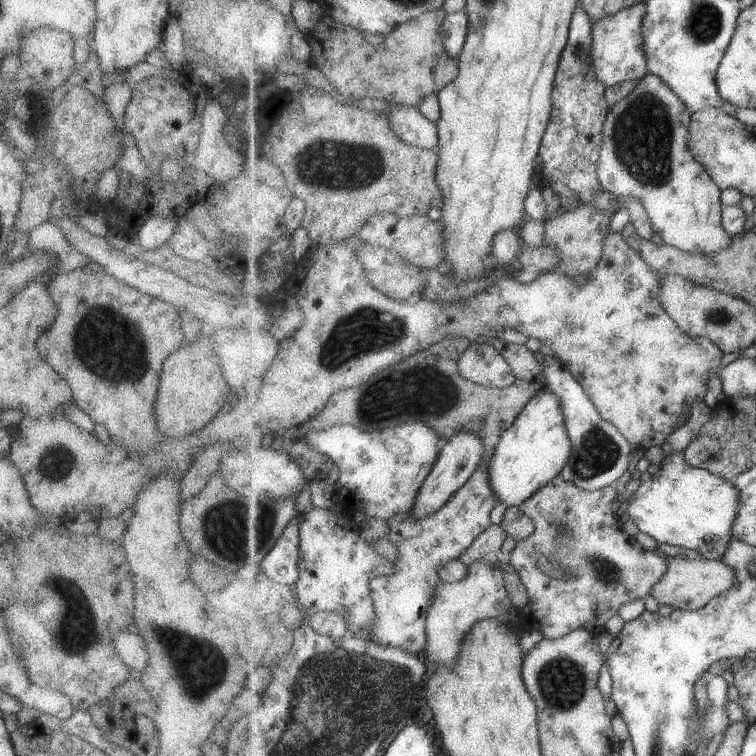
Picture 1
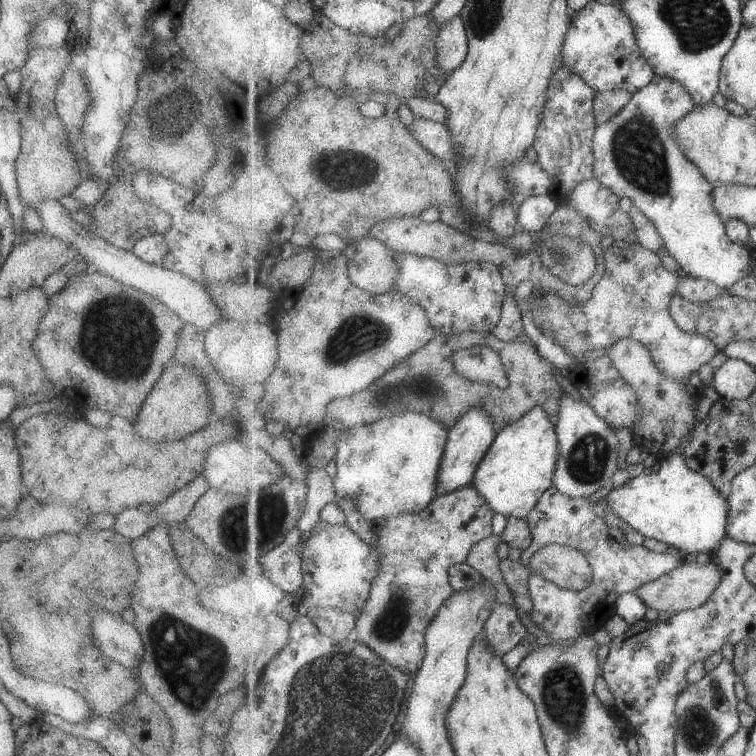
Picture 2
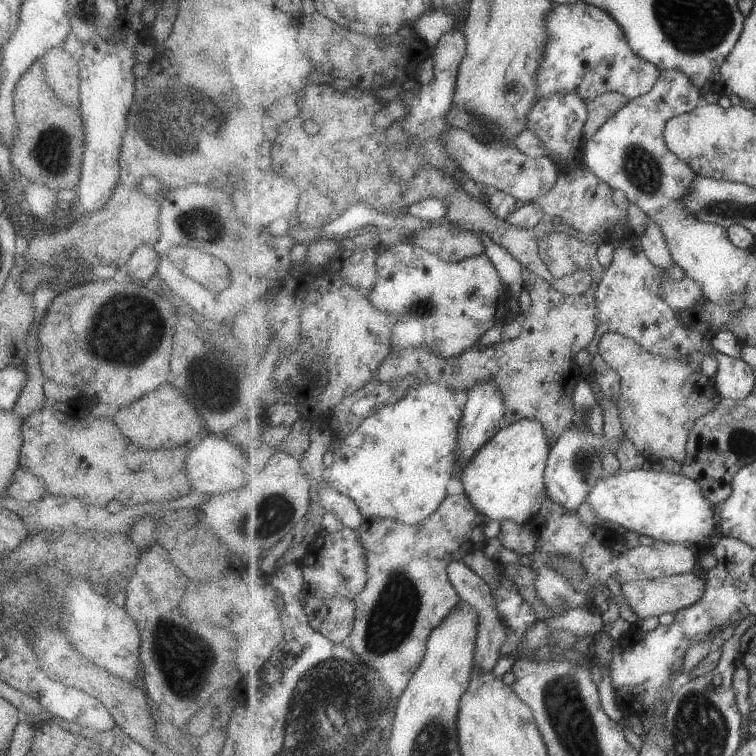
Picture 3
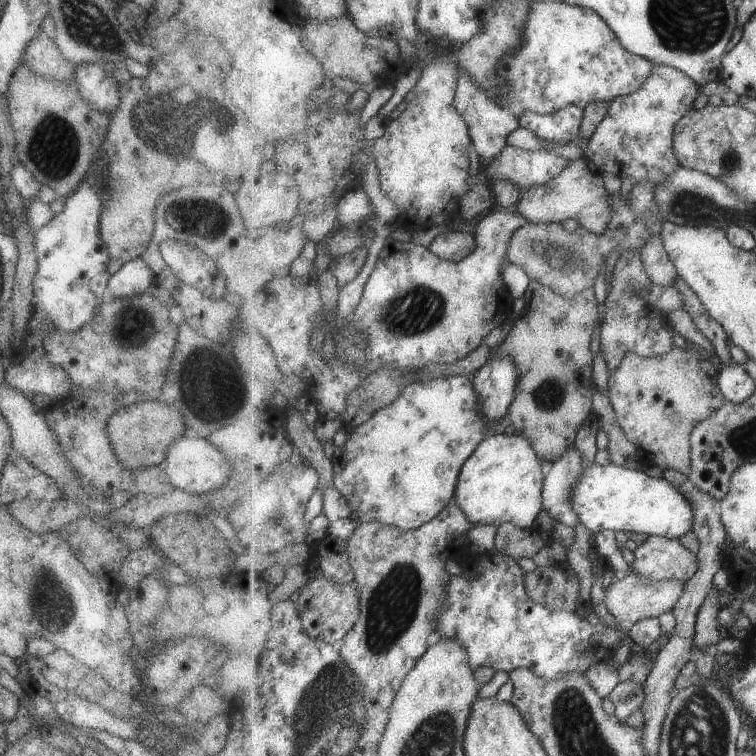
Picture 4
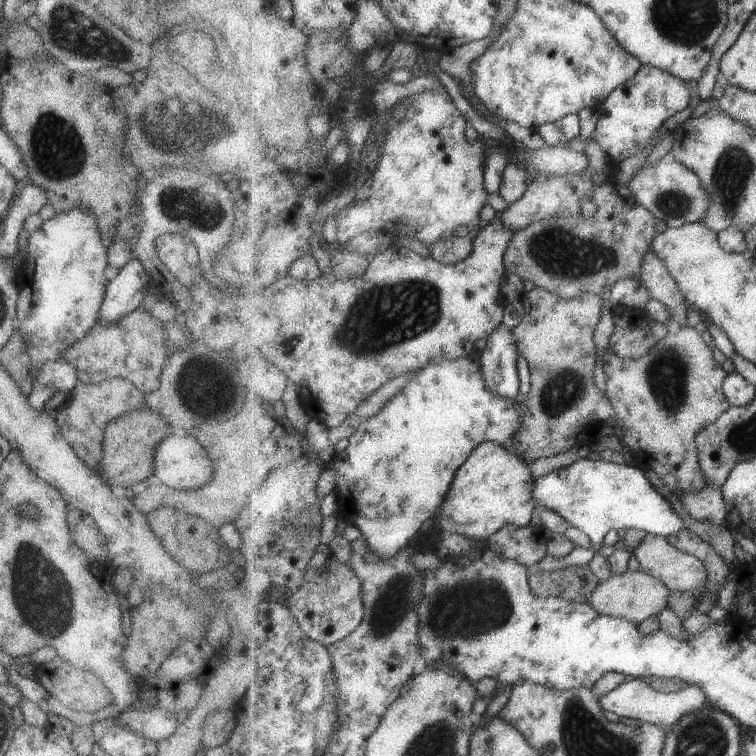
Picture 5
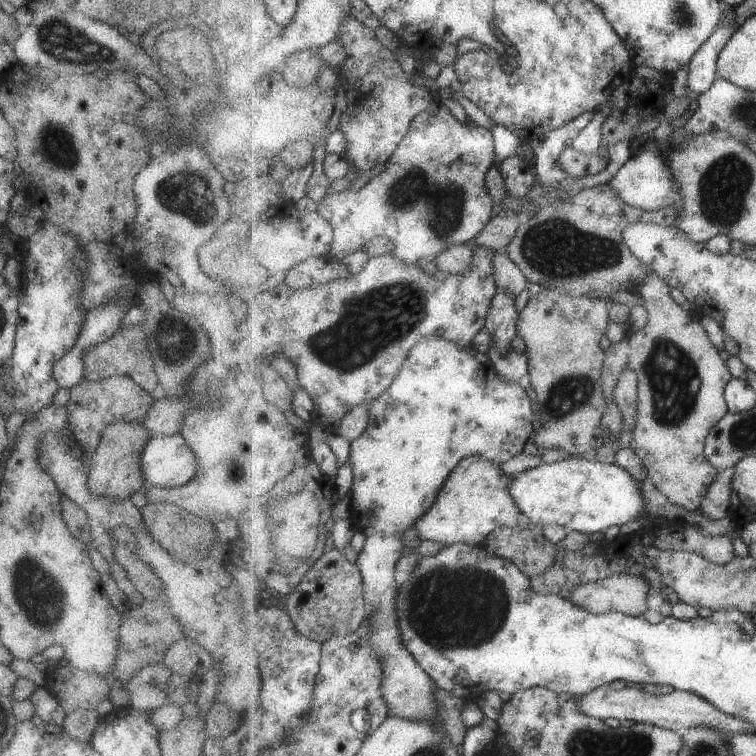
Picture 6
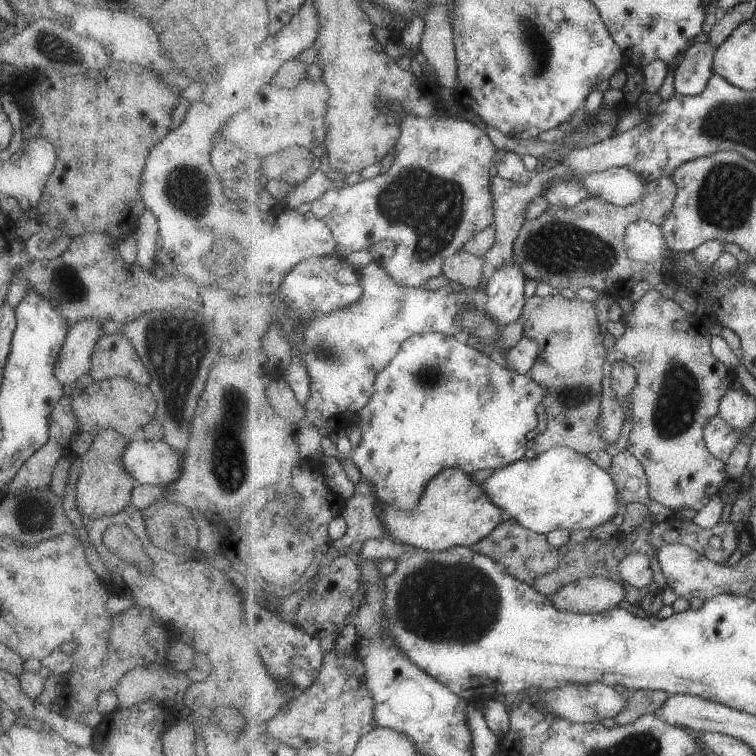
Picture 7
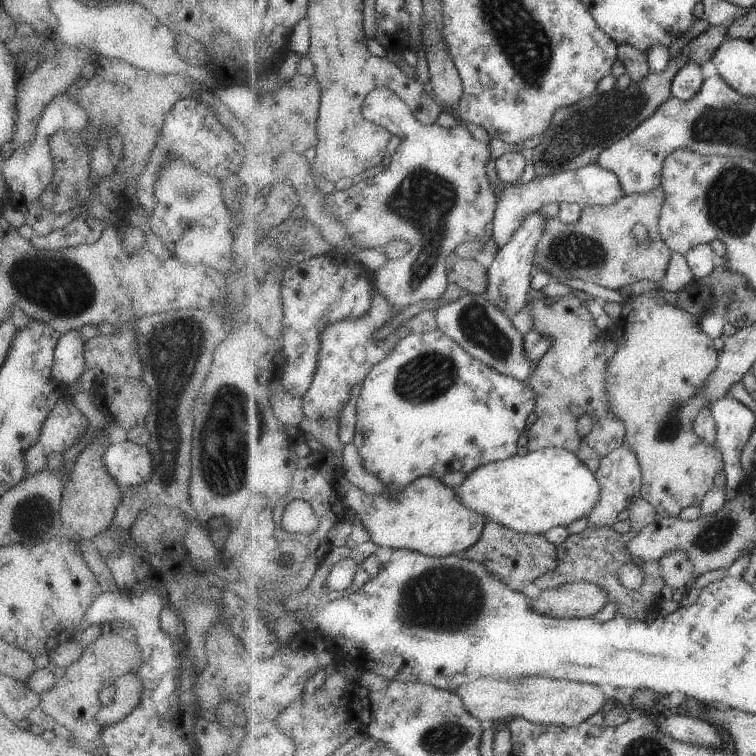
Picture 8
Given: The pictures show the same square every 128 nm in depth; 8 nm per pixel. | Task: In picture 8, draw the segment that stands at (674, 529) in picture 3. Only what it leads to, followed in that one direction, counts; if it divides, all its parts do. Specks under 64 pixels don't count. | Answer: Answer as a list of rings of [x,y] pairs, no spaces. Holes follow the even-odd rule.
[[[562,447],[541,448],[525,456],[511,456],[507,460],[479,466],[459,486],[455,486],[455,492],[463,506],[487,516],[489,521],[503,524],[519,533],[532,534],[546,534],[551,528],[569,526],[579,518],[588,519],[595,504],[601,500],[601,484],[593,470],[577,454]]]

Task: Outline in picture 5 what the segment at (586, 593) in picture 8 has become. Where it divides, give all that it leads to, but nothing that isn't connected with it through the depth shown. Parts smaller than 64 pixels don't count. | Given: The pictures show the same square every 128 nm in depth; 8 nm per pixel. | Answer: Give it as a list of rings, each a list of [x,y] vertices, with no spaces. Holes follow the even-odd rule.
[[[625,571],[624,573],[599,582],[598,587],[587,599],[594,610],[604,615],[623,617],[624,619],[639,624],[641,620],[658,614],[670,604],[672,590],[657,577],[645,571]]]

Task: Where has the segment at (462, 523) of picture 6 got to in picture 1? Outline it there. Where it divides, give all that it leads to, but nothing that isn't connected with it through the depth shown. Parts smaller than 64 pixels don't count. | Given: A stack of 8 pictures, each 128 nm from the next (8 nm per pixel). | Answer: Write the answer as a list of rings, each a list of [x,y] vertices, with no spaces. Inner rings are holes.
[[[549,389],[541,391],[527,403],[513,426],[494,442],[494,452],[487,468],[498,500],[509,507],[521,507],[534,492],[560,474],[573,451],[558,394]]]

